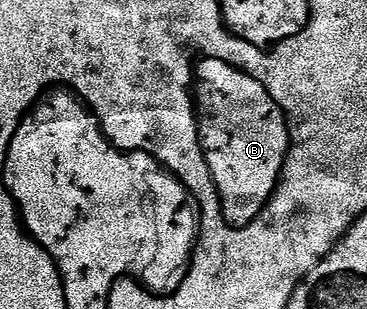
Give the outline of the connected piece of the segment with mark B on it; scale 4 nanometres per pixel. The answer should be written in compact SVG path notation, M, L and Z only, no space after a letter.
M204 64L198 83L204 111L204 152L215 173L220 212L226 222L245 225L261 212L280 179L289 148L287 120L278 104L266 97L258 84L224 64Z

